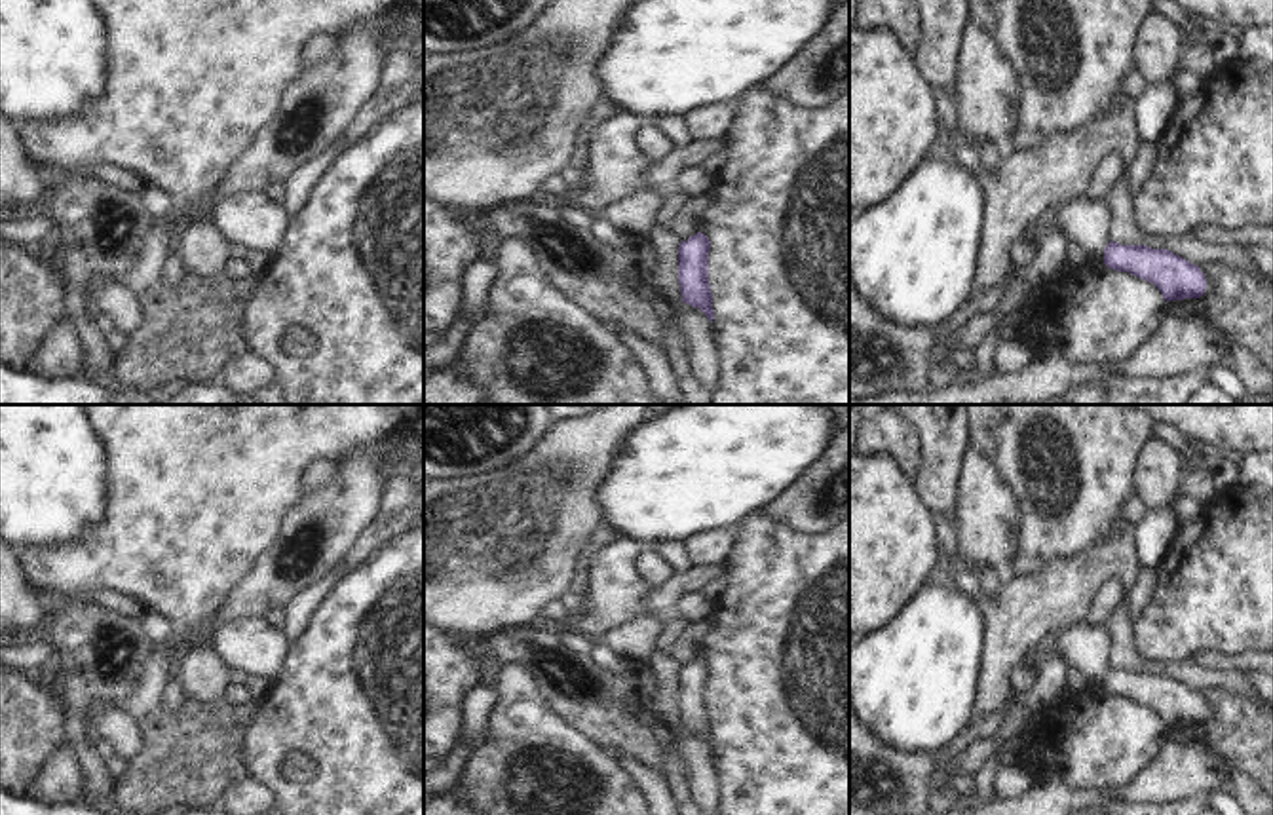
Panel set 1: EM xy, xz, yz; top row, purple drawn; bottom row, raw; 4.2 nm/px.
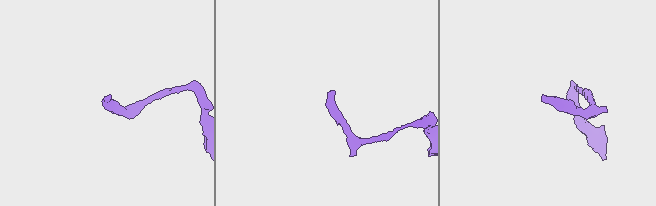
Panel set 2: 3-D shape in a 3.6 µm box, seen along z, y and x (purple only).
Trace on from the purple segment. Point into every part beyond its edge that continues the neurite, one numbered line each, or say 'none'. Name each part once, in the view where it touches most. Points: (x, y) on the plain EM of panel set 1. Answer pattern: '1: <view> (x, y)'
1: yz (1085, 644)

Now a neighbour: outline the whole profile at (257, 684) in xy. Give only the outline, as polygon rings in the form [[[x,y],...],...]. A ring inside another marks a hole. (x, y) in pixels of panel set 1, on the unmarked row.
[[[249,673],[245,678],[245,688],[249,692],[249,697],[262,699],[270,686],[274,684],[274,678],[262,676],[258,673]]]

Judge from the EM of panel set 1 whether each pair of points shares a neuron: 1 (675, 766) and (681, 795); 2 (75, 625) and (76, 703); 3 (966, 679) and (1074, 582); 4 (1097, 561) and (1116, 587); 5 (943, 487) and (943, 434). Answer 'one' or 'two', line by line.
1: one
2: one
3: two
4: two
5: one

